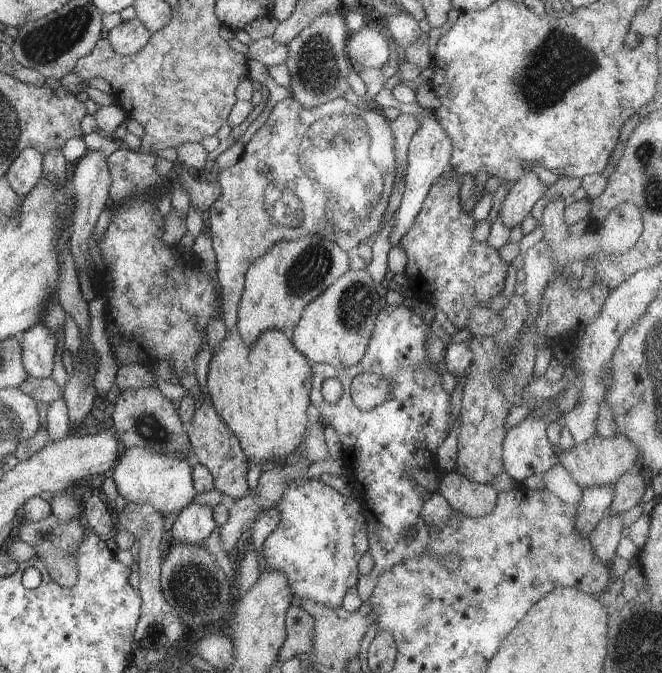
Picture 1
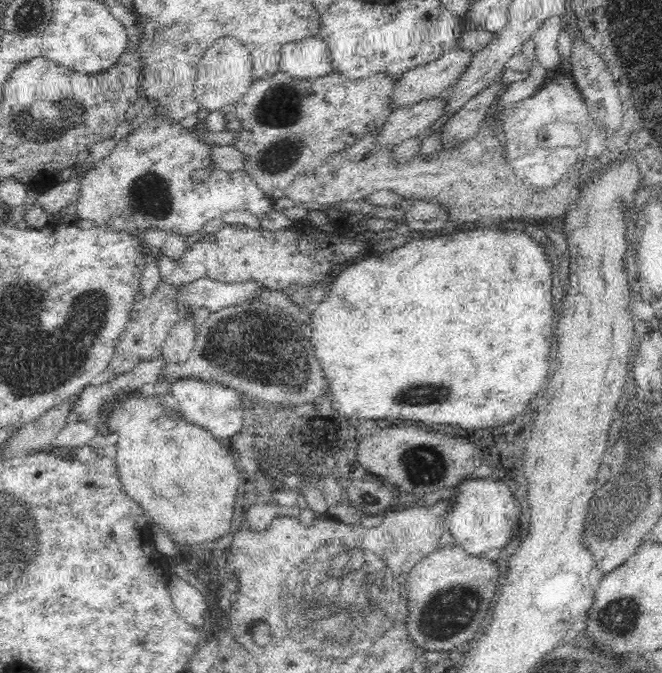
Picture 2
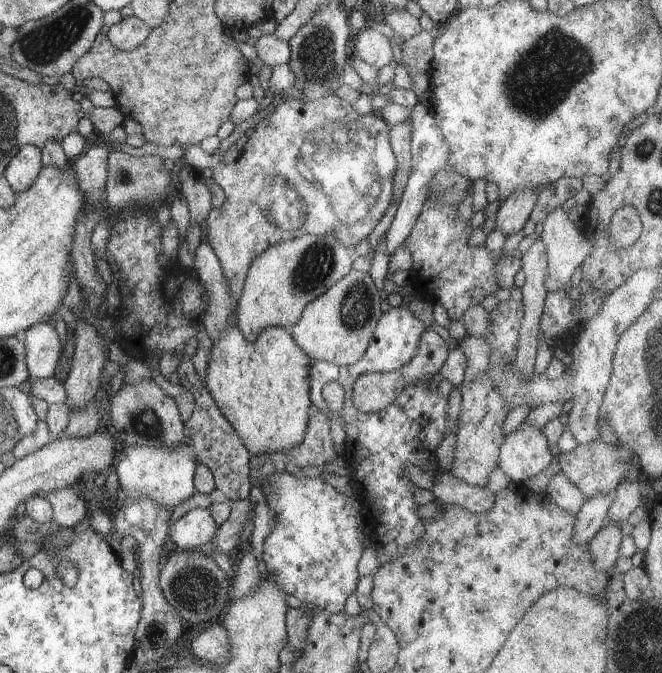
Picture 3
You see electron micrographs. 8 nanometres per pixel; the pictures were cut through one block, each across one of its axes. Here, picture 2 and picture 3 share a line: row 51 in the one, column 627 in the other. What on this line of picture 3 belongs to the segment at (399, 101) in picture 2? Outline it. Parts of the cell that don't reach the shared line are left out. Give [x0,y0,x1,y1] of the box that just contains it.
[557,440,633,499]

